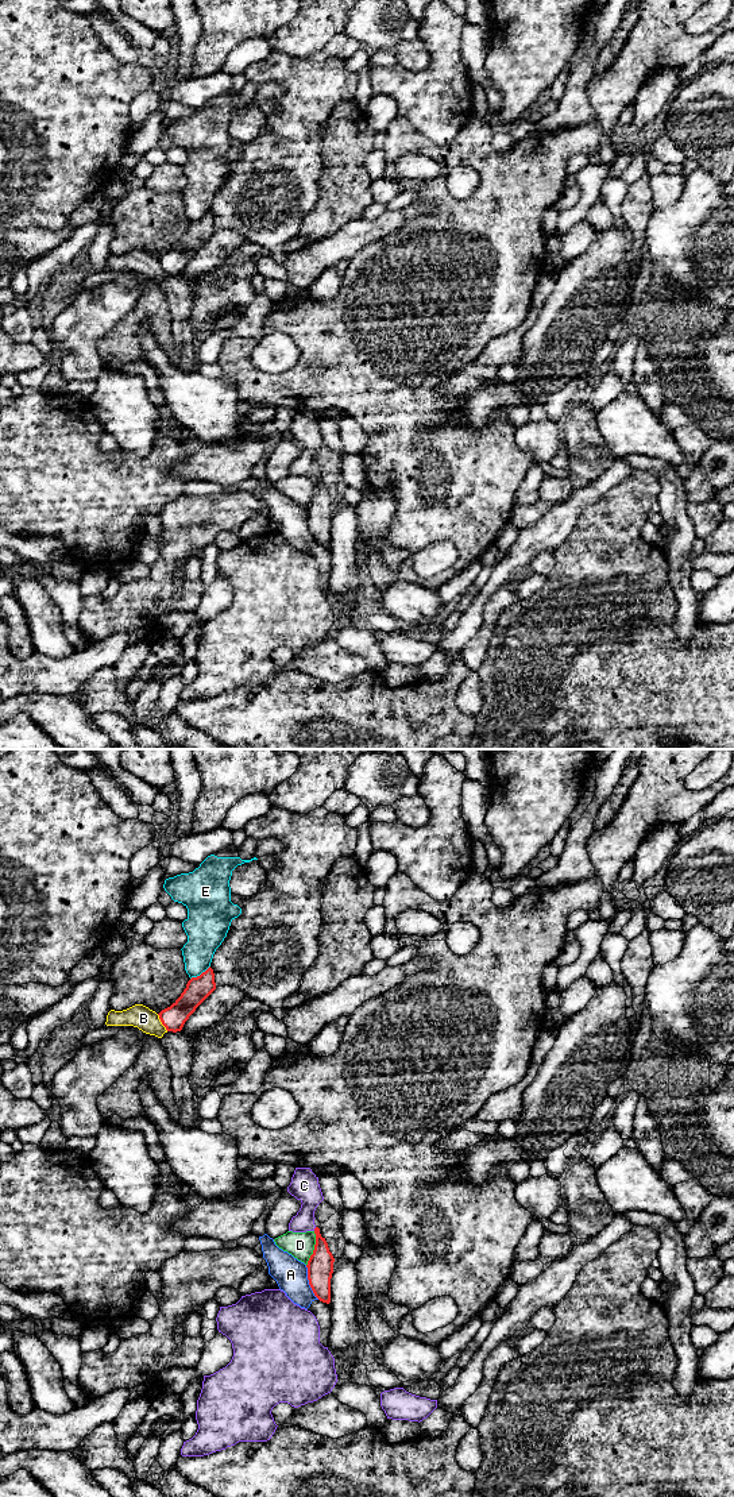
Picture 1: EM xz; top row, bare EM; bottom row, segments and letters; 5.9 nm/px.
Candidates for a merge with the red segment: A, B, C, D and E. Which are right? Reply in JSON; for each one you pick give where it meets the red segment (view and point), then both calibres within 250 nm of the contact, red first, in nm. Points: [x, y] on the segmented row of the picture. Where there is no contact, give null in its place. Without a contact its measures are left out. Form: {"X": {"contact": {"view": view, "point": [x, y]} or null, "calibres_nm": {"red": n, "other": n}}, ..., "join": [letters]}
{"join": []}

